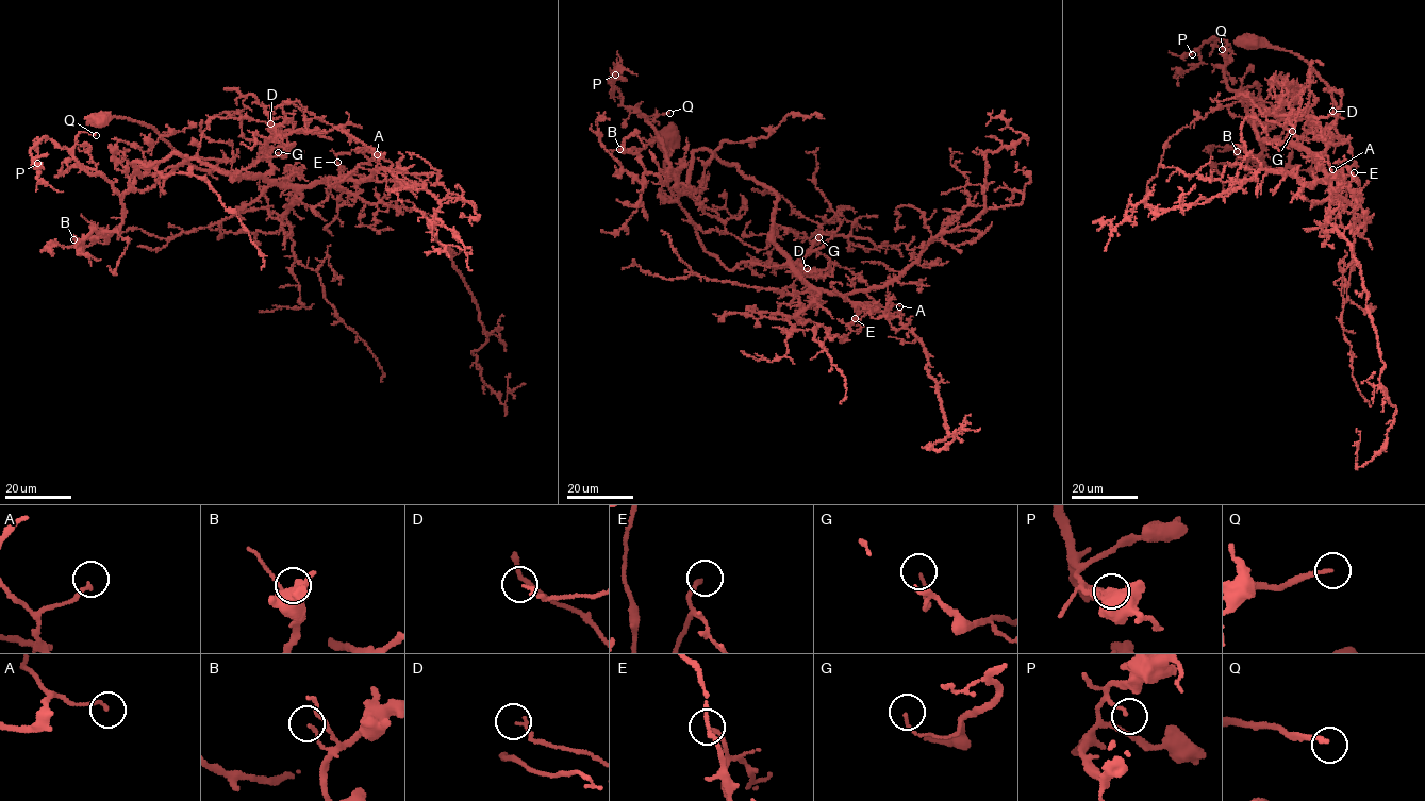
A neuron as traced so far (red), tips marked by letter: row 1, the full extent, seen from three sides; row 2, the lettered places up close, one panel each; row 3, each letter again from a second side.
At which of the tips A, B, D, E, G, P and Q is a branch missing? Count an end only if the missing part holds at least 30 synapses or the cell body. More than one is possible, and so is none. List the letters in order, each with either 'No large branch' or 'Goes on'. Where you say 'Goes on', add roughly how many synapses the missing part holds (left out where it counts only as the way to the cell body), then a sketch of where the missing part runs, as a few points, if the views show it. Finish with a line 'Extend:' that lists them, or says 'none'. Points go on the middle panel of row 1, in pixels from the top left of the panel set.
A: No large branch
B: No large branch
D: No large branch
E: No large branch
G: No large branch
P: No large branch
Q: Goes on. Roughly 40 synapses. Course of what is missing: (669, 113), (730, 127)
Extend: Q

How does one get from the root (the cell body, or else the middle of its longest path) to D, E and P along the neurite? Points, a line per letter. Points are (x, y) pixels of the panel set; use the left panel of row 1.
D: (98, 123), (109, 116), (136, 120), (191, 164), (251, 178), (272, 168), (266, 144), (295, 123), (270, 123)
E: (98, 123), (109, 116), (136, 120), (194, 165), (284, 186), (337, 184), (337, 162)
P: (98, 123), (136, 120), (194, 165), (259, 177), (195, 156), (143, 166), (121, 195), (45, 137), (37, 163)

